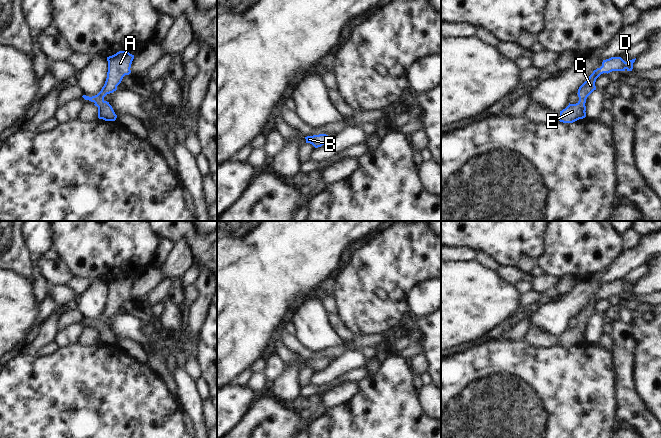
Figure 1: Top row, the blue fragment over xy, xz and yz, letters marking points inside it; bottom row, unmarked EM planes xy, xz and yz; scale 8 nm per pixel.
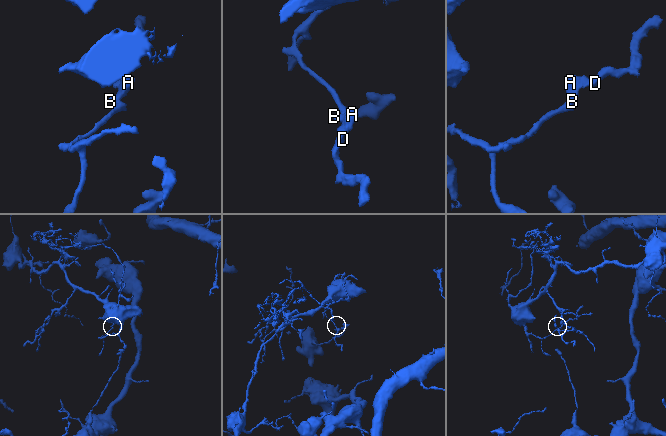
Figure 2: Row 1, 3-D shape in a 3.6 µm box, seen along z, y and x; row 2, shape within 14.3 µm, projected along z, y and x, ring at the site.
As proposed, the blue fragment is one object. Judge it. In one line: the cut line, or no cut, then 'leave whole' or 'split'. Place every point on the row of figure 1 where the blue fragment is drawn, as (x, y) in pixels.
cut none; leave whole

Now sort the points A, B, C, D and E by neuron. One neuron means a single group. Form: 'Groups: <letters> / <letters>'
Groups: A B C D E

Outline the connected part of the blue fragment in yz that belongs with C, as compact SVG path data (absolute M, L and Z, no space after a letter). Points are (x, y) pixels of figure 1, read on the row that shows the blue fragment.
M611 57L603 60L602 66L593 71L589 78L579 87L578 97L579 101L576 104L570 104L560 111L559 121L563 123L573 123L579 119L586 117L586 99L596 90L596 79L603 73L610 73L612 71L632 71L635 59L625 62L621 57Z

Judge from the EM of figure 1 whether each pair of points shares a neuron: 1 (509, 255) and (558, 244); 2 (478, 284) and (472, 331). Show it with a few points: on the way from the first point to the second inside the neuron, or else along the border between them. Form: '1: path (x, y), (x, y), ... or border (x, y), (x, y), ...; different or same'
1: border (546, 231), (543, 251), (537, 258); different
2: path (470, 296), (470, 319); same

